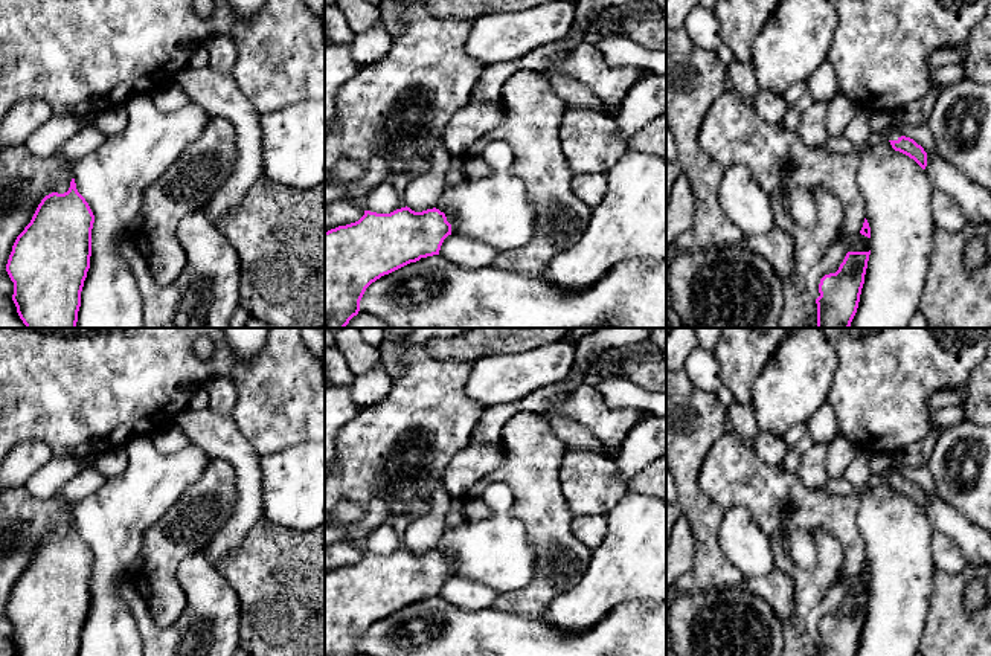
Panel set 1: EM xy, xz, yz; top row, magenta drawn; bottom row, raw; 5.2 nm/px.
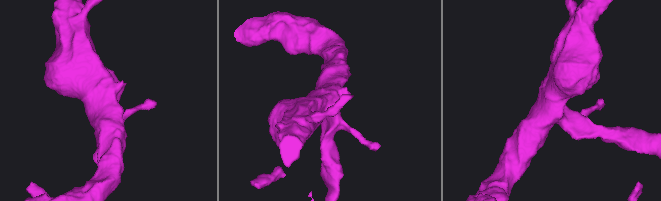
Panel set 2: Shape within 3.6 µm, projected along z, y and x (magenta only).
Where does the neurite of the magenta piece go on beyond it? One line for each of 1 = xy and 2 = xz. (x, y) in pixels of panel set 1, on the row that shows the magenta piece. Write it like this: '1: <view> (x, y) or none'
1: none
2: none

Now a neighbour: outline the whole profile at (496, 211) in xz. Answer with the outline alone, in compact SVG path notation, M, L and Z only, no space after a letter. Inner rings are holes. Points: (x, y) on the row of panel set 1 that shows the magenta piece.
M494 171L489 177L445 185L436 206L451 224L451 233L477 240L497 252L526 246L535 230L535 207L524 183L506 171Z

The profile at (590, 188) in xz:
M578 174L572 180L573 192L592 209L604 198L608 189L605 174Z

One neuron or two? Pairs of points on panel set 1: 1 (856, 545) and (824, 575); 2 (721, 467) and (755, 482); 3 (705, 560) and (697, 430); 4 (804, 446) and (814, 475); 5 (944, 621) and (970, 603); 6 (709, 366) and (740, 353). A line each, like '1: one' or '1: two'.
1: two
2: one
3: one
4: two
5: two
6: two

